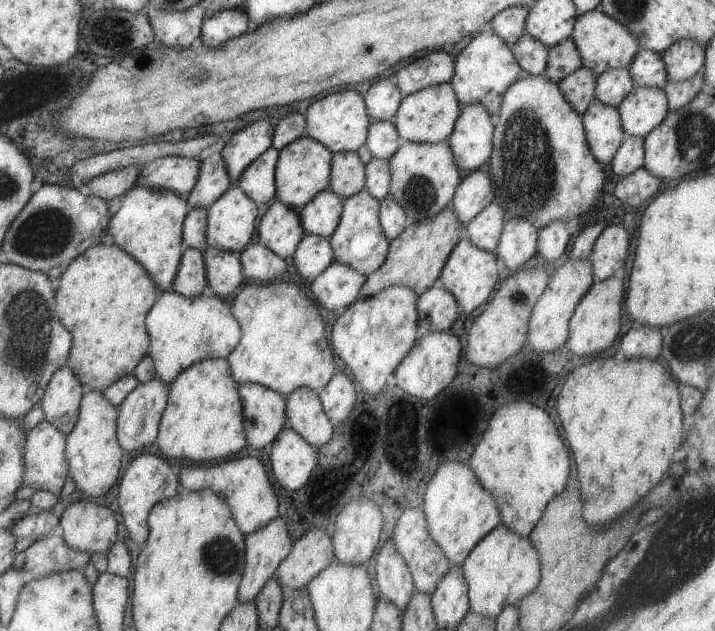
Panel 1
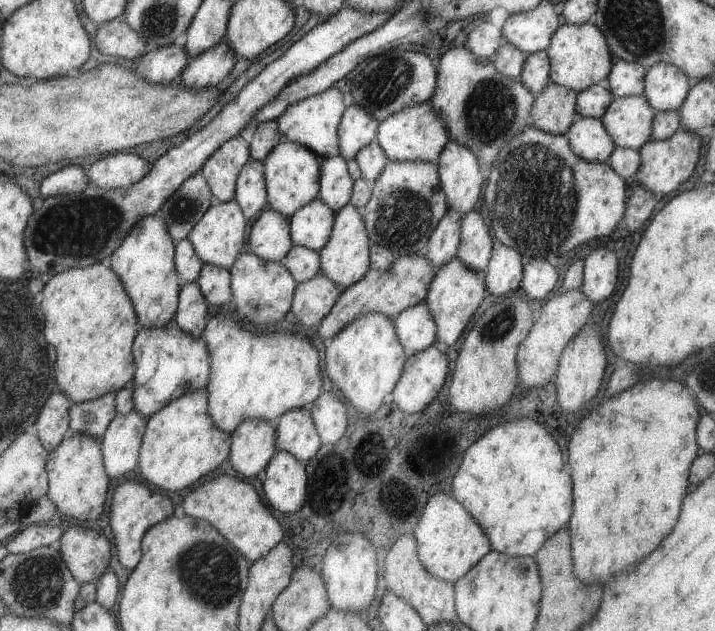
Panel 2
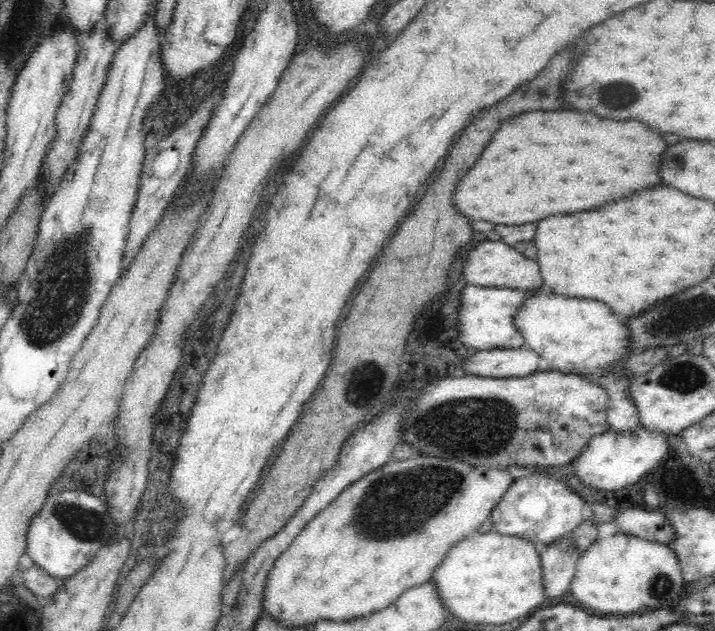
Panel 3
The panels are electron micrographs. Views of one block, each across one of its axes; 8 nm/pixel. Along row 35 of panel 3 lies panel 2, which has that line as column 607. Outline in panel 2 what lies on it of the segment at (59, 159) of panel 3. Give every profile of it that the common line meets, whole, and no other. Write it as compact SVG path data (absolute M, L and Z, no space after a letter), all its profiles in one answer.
M608 78L600 80L585 90L579 91L575 99L575 112L581 117L601 118L613 100Z

